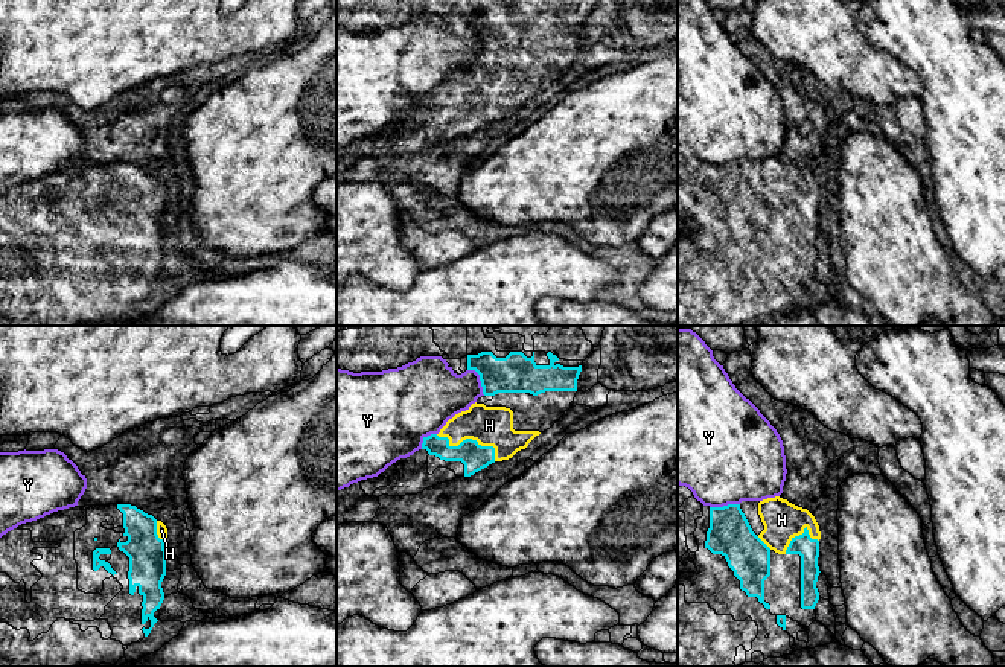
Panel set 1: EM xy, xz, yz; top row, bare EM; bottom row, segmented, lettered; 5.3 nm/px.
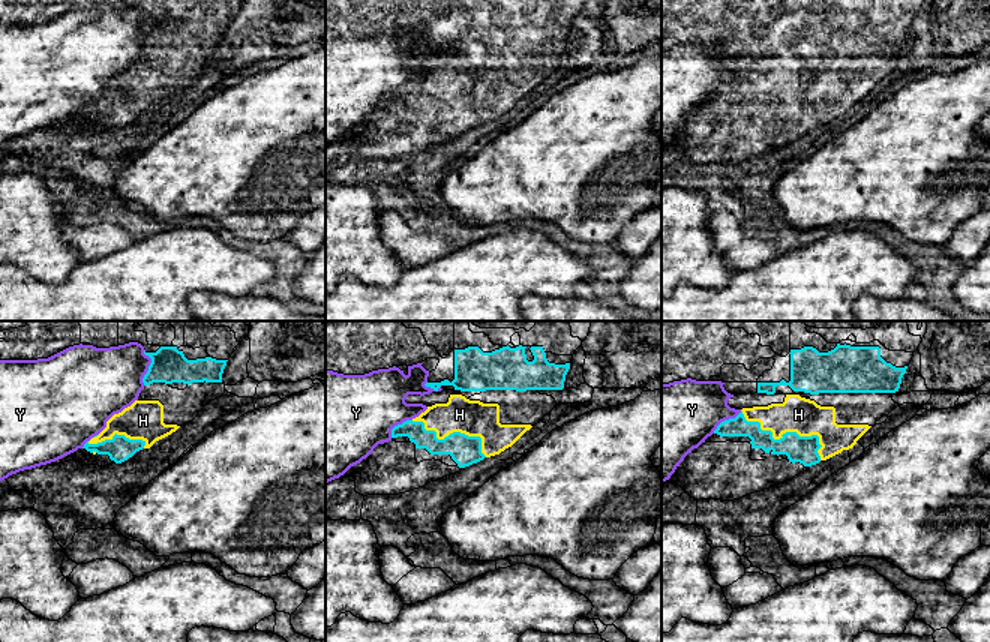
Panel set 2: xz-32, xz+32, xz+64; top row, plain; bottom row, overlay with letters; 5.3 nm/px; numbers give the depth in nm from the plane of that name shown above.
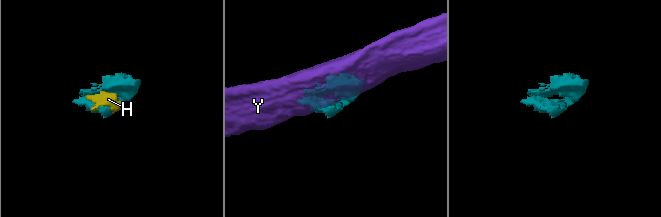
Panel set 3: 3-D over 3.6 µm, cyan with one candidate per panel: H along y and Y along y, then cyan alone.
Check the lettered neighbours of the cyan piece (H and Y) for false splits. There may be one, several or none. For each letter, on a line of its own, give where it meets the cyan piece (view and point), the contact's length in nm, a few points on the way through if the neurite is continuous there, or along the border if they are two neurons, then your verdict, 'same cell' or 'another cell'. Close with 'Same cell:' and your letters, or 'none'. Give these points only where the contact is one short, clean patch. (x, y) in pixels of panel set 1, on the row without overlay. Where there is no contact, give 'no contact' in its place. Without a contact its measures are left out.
H: meets cyan in xz at (469, 98); contact 340 nm long; same cell
Y: meets cyan in xz at (480, 38); contact 170 nm long; another cell
Same cell: H

